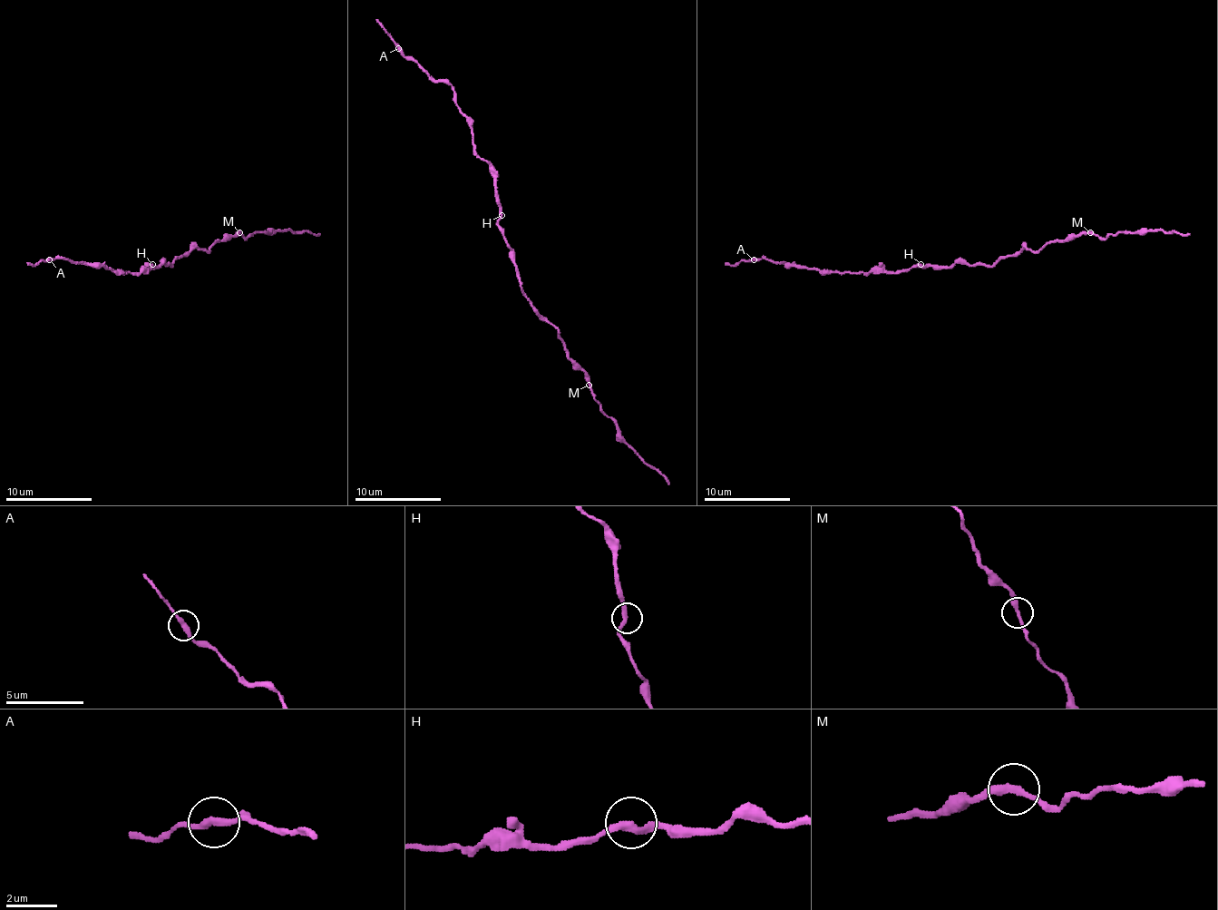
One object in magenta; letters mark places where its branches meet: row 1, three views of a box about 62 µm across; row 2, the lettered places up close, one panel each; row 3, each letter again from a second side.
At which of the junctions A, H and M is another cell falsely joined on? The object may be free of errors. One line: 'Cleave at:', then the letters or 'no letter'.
Cleave at: no letter

